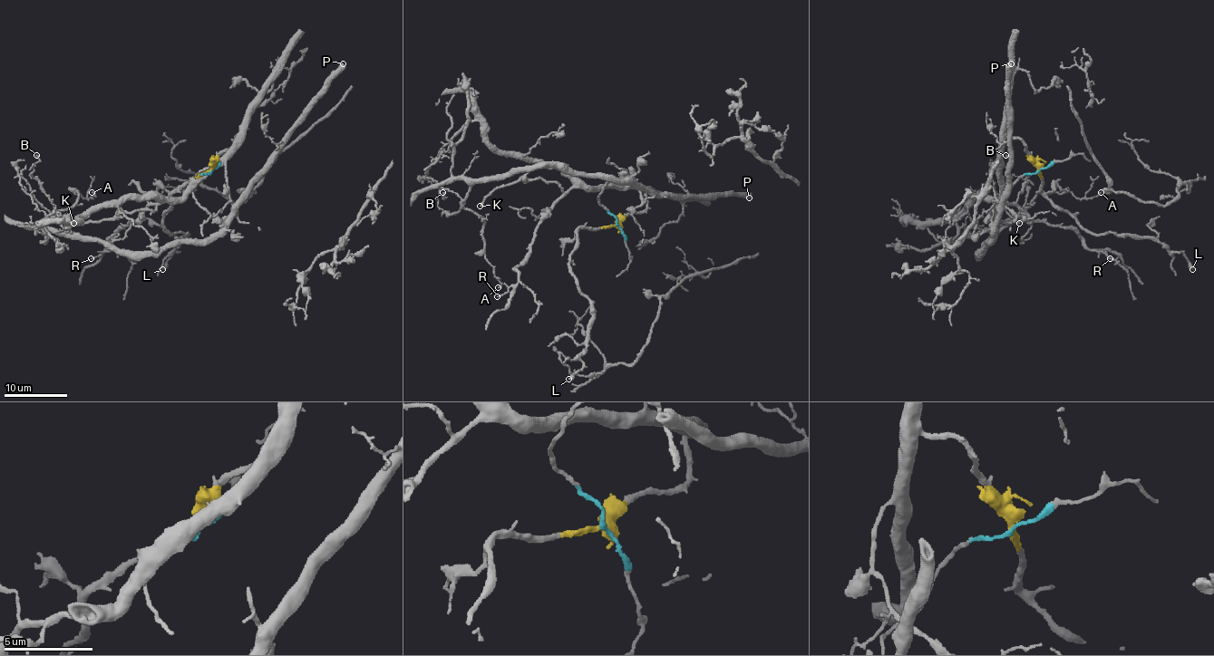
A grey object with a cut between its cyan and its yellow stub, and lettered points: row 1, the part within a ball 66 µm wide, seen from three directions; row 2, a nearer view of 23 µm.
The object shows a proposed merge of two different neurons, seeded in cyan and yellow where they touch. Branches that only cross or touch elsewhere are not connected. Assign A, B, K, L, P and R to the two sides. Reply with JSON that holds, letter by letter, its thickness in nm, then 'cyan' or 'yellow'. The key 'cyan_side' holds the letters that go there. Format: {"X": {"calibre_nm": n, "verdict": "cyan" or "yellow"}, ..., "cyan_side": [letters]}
{"A": {"calibre_nm": 120, "verdict": "cyan"}, "B": {"calibre_nm": 140, "verdict": "cyan"}, "K": {"calibre_nm": 200, "verdict": "yellow"}, "L": {"calibre_nm": 340, "verdict": "yellow"}, "P": {"calibre_nm": 500, "verdict": "cyan"}, "R": {"calibre_nm": 140, "verdict": "yellow"}, "cyan_side": ["A", "B", "P"]}

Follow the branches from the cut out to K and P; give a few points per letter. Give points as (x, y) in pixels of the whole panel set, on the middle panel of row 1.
K: (618, 225), (646, 207), (645, 193), (637, 188), (587, 188), (565, 192), (539, 178), (497, 188), (480, 206)
P: (618, 225), (599, 203), (597, 197), (608, 181), (627, 179), (653, 193), (745, 195), (749, 198)

